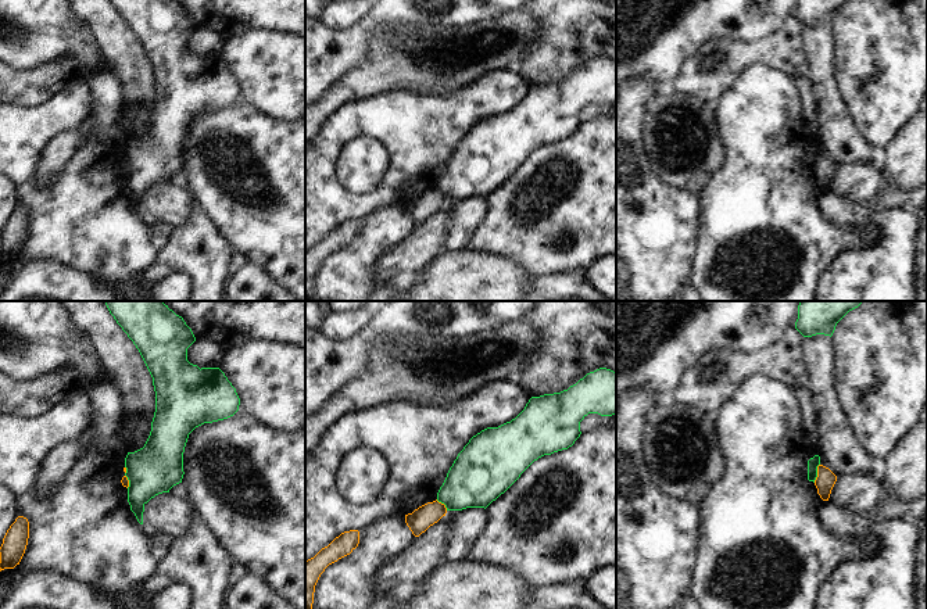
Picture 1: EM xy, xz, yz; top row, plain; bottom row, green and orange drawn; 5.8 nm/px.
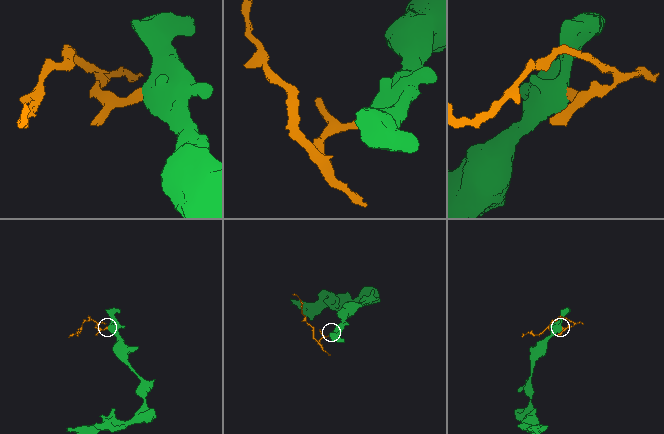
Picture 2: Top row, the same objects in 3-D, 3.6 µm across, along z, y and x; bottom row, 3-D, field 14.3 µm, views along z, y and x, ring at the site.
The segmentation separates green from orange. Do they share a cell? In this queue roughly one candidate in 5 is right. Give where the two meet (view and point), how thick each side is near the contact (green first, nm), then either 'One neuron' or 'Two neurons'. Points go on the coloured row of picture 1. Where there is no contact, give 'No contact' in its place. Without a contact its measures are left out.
Touches green at yz (816, 473). Thickness 70 nm (green) against 120 nm. Two neurons.

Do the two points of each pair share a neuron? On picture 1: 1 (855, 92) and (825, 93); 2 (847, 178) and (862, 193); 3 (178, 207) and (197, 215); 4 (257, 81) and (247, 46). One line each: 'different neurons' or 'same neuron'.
1: different neurons
2: same neuron
3: different neurons
4: same neuron

